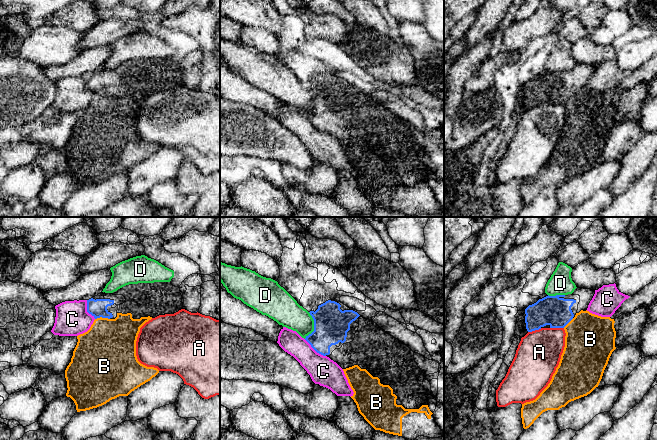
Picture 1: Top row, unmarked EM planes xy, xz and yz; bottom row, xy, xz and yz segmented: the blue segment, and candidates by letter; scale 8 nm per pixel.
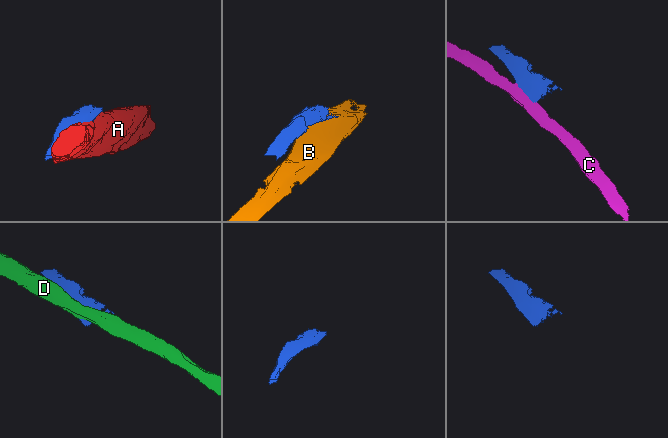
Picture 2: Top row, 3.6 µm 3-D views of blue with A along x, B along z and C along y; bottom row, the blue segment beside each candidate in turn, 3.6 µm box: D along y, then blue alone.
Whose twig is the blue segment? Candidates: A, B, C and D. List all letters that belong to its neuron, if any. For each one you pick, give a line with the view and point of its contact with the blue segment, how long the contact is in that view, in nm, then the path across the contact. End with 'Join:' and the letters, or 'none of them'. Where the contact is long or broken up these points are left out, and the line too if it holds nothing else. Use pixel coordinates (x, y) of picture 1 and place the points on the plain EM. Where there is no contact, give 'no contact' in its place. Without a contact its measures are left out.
Join: none of them

